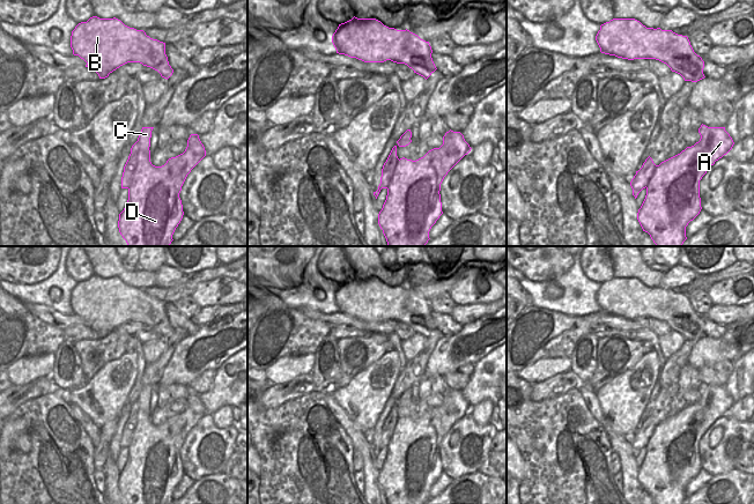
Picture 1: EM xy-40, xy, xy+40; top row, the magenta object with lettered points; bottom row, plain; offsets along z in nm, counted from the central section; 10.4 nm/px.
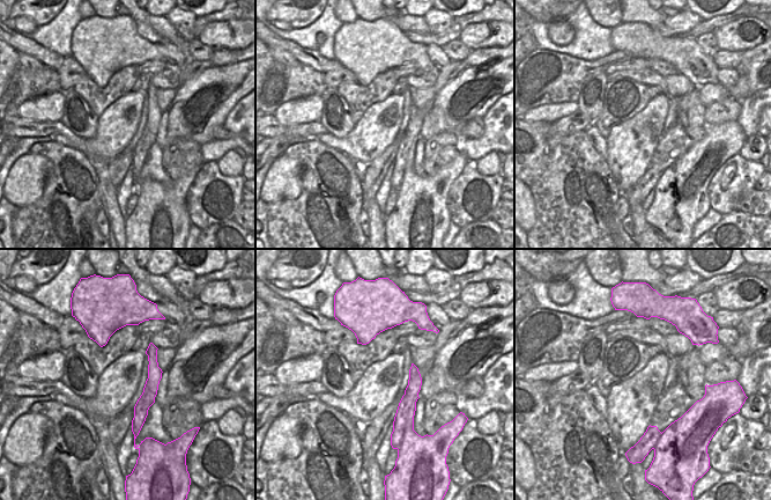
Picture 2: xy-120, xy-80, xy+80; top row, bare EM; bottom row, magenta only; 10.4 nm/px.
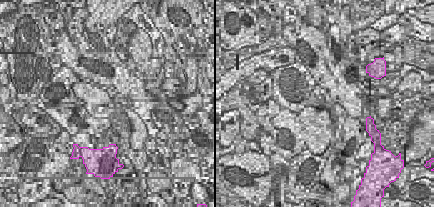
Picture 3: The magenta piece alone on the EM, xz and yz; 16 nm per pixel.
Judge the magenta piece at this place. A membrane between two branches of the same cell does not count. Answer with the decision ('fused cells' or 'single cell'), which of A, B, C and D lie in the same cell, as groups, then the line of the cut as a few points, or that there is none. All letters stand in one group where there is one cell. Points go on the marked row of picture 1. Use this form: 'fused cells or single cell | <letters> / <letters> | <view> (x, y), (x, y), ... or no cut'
fused cells | A B D / C | xy-40 (148, 148), (139, 152), (135, 173), (127, 187)

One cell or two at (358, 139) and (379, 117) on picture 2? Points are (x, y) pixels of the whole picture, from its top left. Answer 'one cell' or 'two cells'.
one cell

